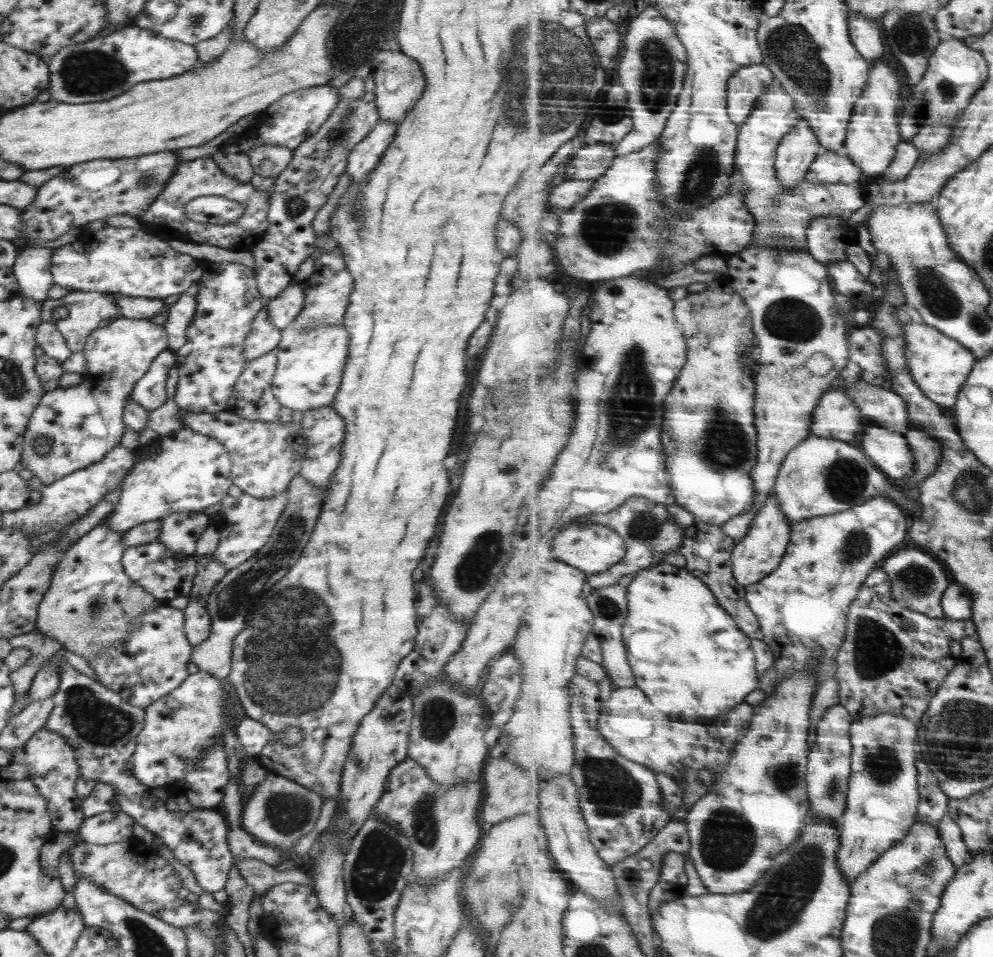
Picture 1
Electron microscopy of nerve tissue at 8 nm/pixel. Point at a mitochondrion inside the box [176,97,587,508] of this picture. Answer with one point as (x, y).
(295, 205)

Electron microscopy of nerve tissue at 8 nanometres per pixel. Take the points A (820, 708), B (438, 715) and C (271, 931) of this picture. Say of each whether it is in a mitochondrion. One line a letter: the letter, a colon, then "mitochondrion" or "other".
A: other
B: mitochondrion
C: other

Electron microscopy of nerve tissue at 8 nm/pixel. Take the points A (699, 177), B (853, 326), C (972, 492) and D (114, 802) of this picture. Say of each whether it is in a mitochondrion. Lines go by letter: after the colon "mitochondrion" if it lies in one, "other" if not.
A: mitochondrion
B: other
C: mitochondrion
D: other

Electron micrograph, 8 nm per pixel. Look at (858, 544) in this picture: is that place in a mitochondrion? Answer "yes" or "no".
yes

